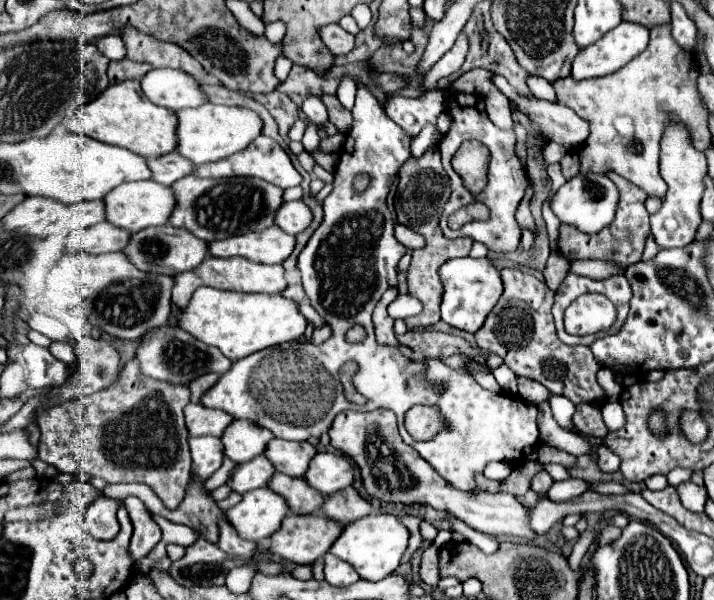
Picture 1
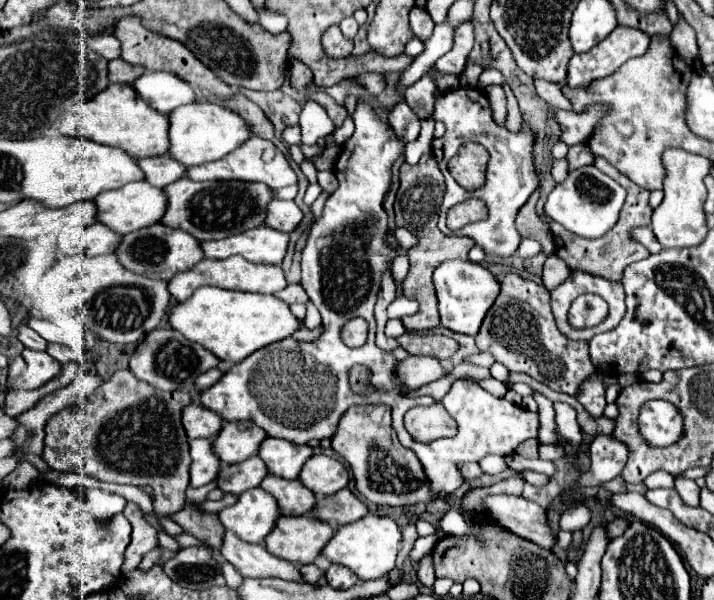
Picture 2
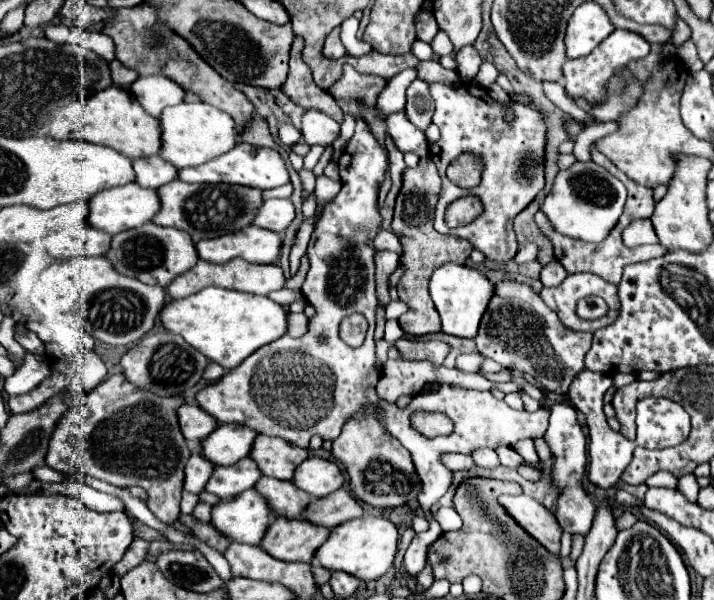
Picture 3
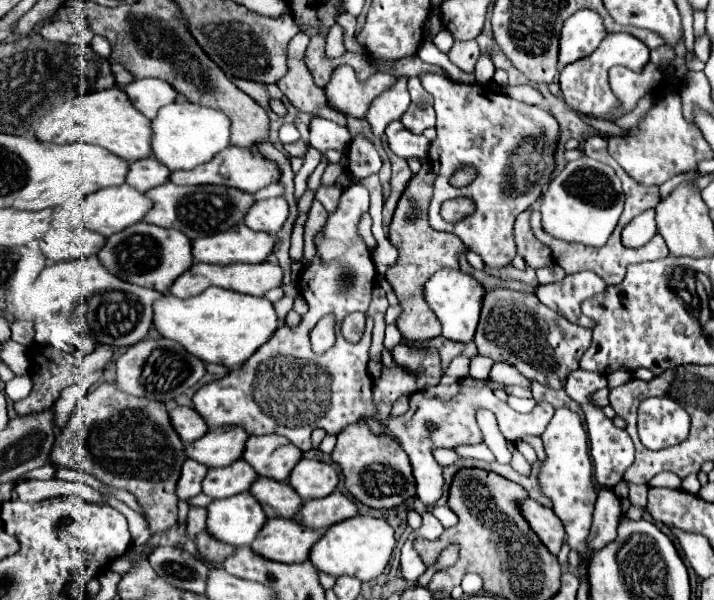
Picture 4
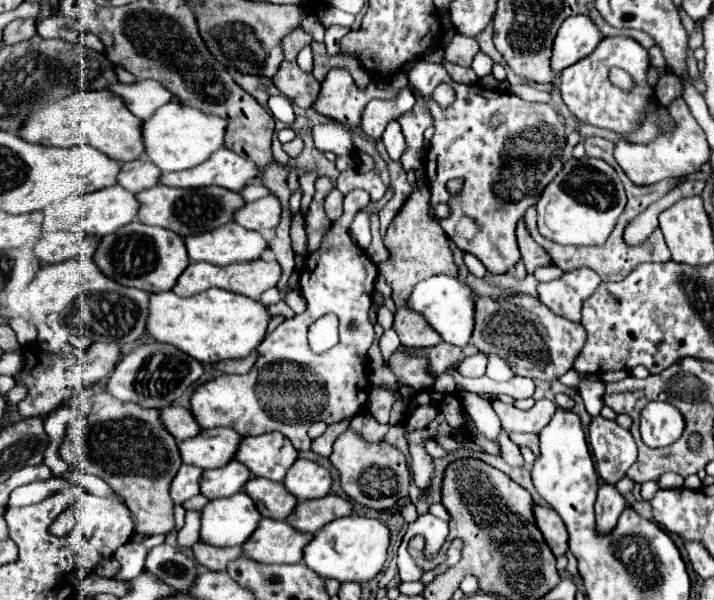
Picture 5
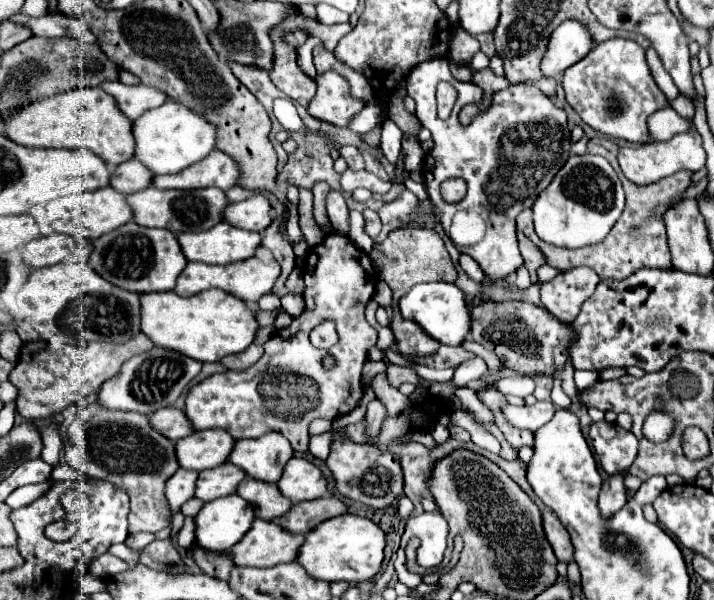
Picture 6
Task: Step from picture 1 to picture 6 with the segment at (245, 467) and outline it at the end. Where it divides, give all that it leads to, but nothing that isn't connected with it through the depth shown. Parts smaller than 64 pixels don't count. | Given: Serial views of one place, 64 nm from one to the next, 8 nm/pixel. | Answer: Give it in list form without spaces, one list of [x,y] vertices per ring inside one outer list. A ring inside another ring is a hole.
[[[230,462],[216,466],[212,470],[202,470],[196,482],[196,496],[204,502],[230,496],[236,492],[238,484],[244,478],[246,478],[246,472],[242,468],[236,468]]]

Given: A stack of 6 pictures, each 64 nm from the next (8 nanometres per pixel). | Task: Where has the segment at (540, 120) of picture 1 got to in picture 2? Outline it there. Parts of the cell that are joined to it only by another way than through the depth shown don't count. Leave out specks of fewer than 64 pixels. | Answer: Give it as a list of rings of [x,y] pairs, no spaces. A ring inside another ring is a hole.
[[[484,70],[484,74],[480,76],[480,84],[482,86],[488,86],[488,84],[498,84],[498,86],[504,86],[506,84],[506,80],[504,80],[504,76],[500,74],[500,72],[496,72],[496,70]],[[550,106],[550,114],[552,114],[552,120],[556,120],[560,126],[560,132],[562,132],[560,142],[564,142],[566,146],[574,146],[590,138],[596,122],[606,114],[606,108],[590,106],[588,112],[576,114],[572,110],[560,110],[560,108]]]

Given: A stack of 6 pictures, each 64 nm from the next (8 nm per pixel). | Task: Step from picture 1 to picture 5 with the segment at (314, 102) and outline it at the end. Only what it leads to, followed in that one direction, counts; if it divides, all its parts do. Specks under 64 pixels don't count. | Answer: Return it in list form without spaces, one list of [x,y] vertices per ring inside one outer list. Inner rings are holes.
[[[338,122],[316,124],[312,128],[312,138],[314,138],[314,146],[320,152],[334,152],[336,156],[346,156],[354,148],[348,126],[342,126]]]

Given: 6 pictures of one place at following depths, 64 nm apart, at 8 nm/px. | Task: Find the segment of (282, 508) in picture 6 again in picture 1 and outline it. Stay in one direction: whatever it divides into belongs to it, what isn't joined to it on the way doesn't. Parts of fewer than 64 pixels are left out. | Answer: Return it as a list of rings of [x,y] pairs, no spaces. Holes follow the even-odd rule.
[[[276,472],[276,476],[272,476],[268,486],[276,494],[284,496],[284,500],[290,506],[290,512],[294,514],[312,514],[318,512],[324,504],[324,494],[316,492],[304,478],[292,478]]]

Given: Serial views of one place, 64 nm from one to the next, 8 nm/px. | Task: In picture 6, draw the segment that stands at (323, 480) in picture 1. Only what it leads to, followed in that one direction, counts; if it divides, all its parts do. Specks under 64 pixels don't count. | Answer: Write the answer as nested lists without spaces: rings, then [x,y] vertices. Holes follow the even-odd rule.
[[[294,456],[290,464],[284,468],[278,488],[290,500],[302,502],[302,500],[316,500],[316,498],[326,496],[328,494],[326,484],[328,480],[316,464],[308,462],[306,458]]]

